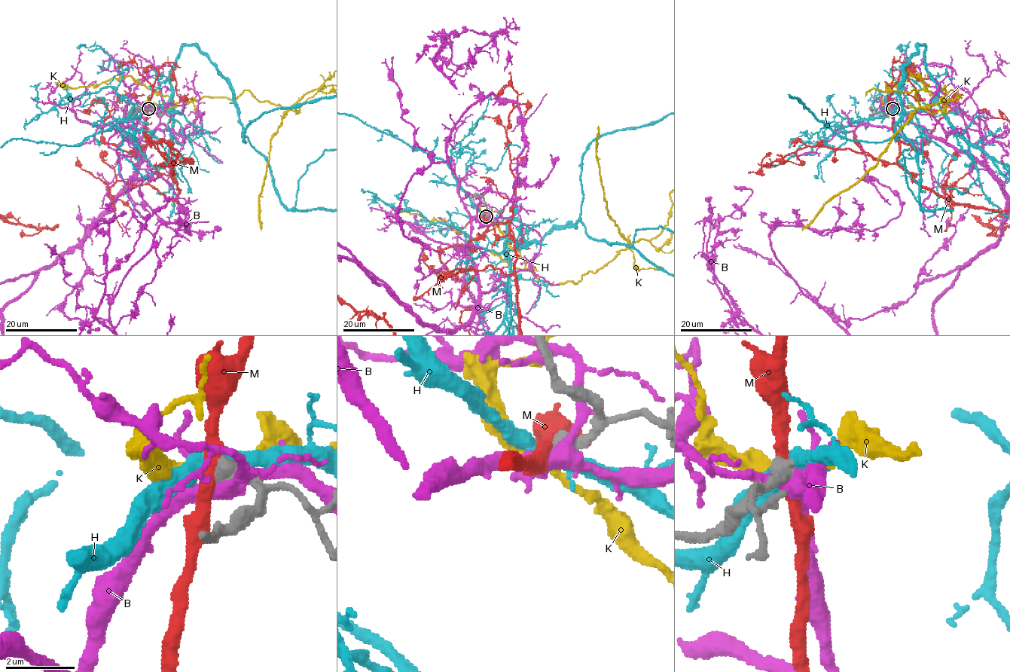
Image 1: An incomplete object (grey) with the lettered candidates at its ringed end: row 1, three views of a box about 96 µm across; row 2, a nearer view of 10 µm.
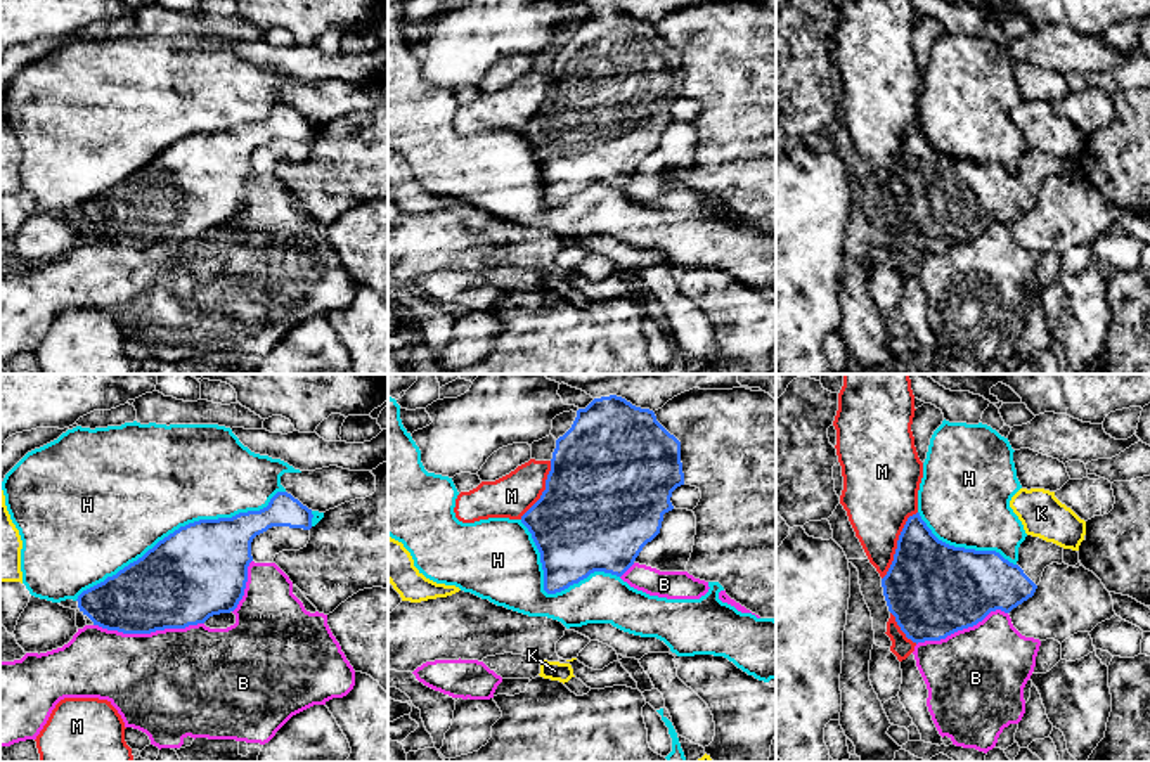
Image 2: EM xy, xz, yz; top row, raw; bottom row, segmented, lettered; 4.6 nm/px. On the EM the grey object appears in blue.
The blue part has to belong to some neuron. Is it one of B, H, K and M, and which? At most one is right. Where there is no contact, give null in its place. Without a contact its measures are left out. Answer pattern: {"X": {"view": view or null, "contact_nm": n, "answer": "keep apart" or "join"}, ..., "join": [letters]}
{"B": {"view": "xy", "contact_nm": 500, "answer": "keep apart"}, "H": {"view": "xy", "contact_nm": 1100, "answer": "keep apart"}, "K": {"view": null, "answer": "keep apart"}, "M": {"view": "yz", "contact_nm": 360, "answer": "keep apart"}, "join": []}

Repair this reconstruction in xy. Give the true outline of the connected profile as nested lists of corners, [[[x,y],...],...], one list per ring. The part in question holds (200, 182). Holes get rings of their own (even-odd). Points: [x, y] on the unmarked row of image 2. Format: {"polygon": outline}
{"polygon": [[[277,104],[267,119],[232,130],[199,132],[180,139],[116,187],[83,203],[78,220],[94,237],[123,246],[185,241],[210,229],[230,225],[244,208],[251,154],[272,139],[312,140],[312,121],[288,104]]]}

